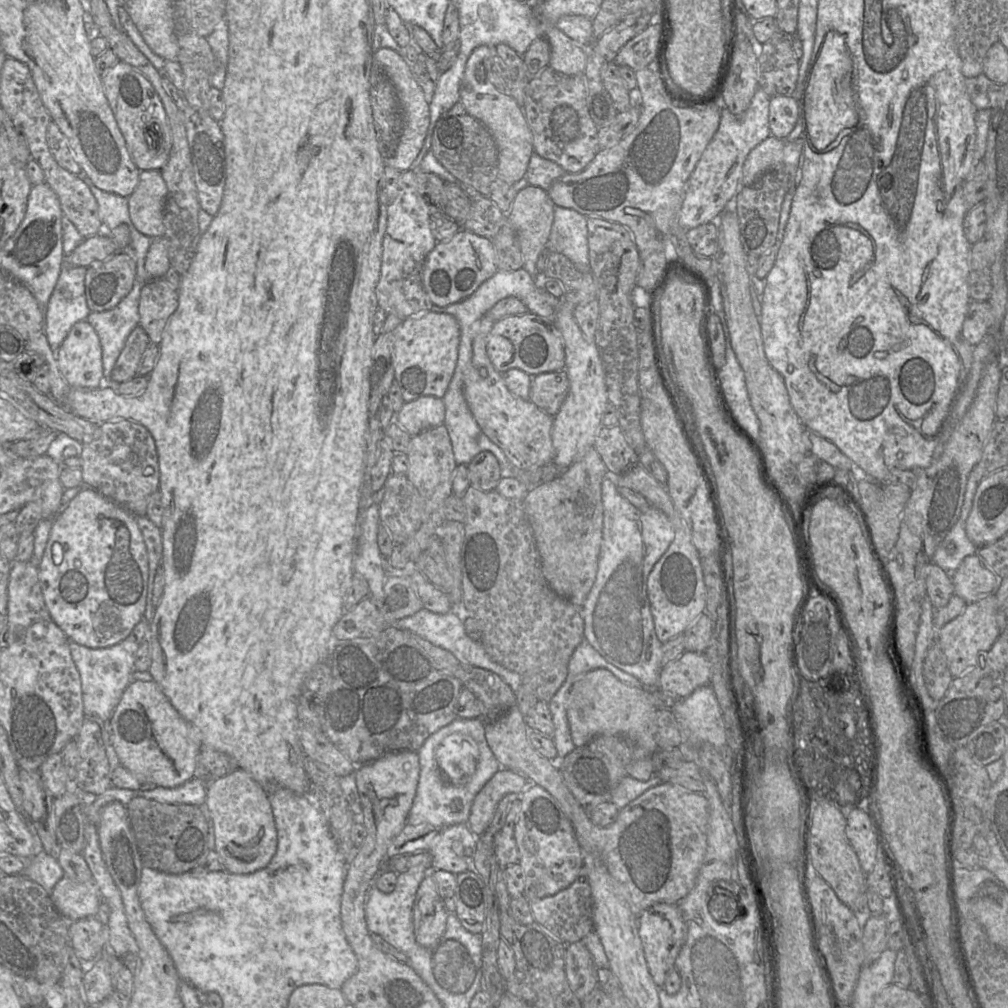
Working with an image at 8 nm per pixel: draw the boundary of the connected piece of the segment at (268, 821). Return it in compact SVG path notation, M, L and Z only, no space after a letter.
M242 769L216 780L207 787L205 803L198 806L210 821L214 836L214 851L220 856L225 871L233 874L249 874L265 868L277 850L277 830L270 803L270 792Z

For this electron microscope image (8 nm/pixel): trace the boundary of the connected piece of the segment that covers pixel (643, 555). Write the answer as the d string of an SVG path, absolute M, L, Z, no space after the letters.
M612 475L601 484L603 529L598 569L581 614L584 638L609 663L636 677L646 689L658 689L662 642L658 639L647 594L647 578L675 537L667 516L651 507L643 512L619 492Z

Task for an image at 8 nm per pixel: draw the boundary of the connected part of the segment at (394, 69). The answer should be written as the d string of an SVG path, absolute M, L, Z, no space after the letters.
M380 48L374 52L373 60L392 81L403 114L403 127L396 149L386 164L402 172L418 170L424 158L421 157L421 150L430 125L430 103L404 57L390 48Z

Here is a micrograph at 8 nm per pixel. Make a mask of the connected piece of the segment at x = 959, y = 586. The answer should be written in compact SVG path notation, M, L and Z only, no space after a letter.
M977 553L966 557L952 577L954 594L967 603L995 595L1001 580L984 565Z

